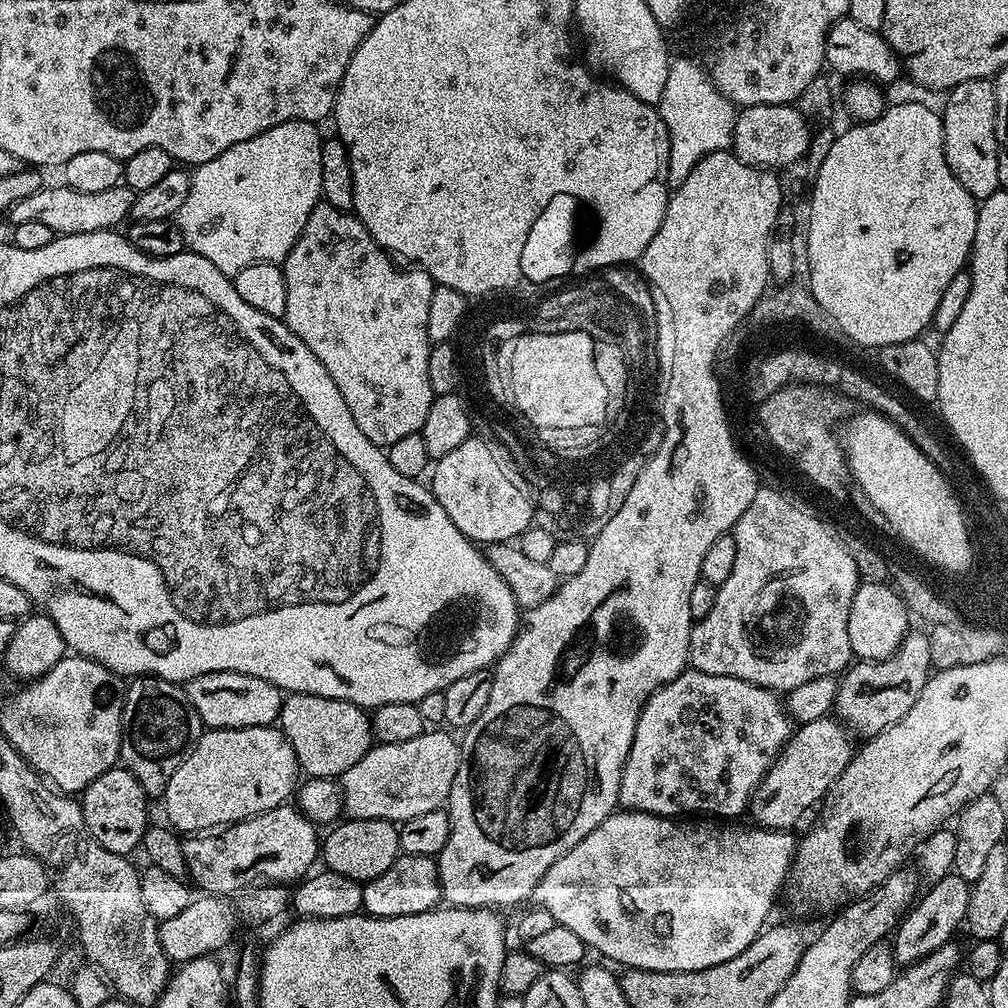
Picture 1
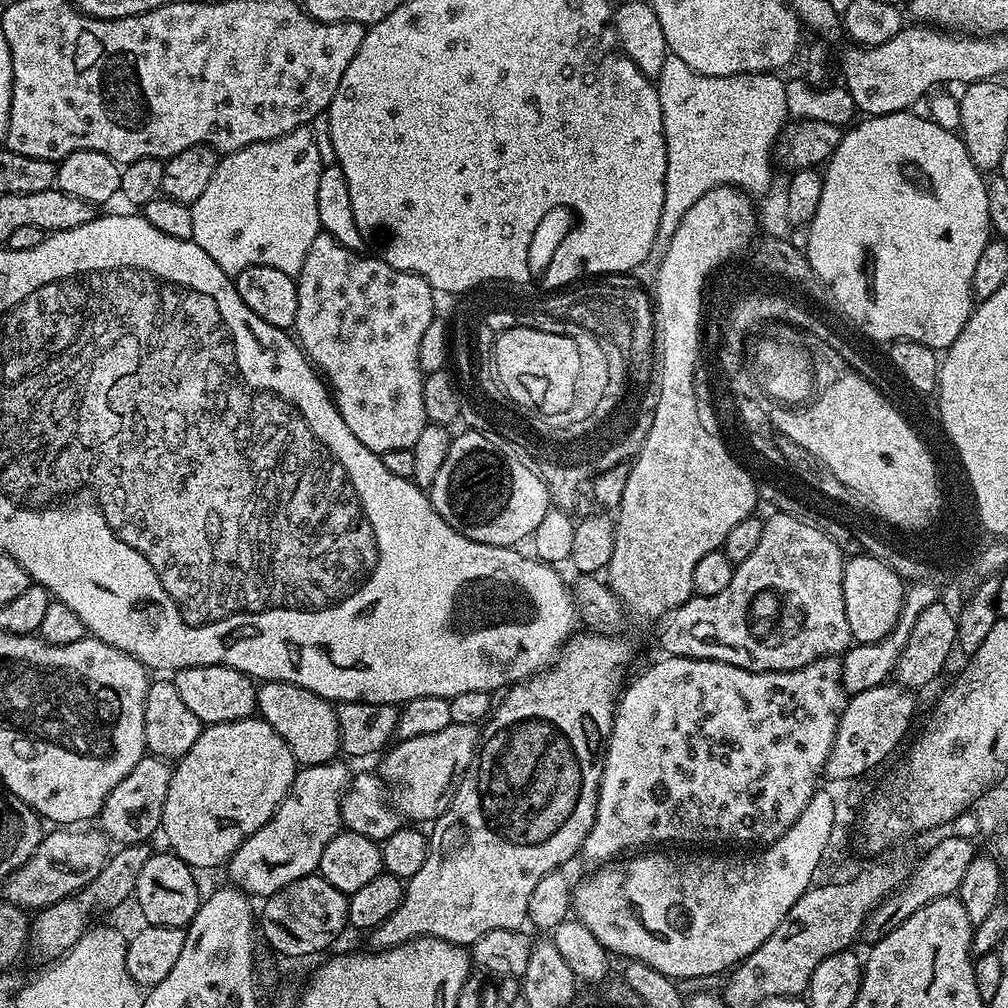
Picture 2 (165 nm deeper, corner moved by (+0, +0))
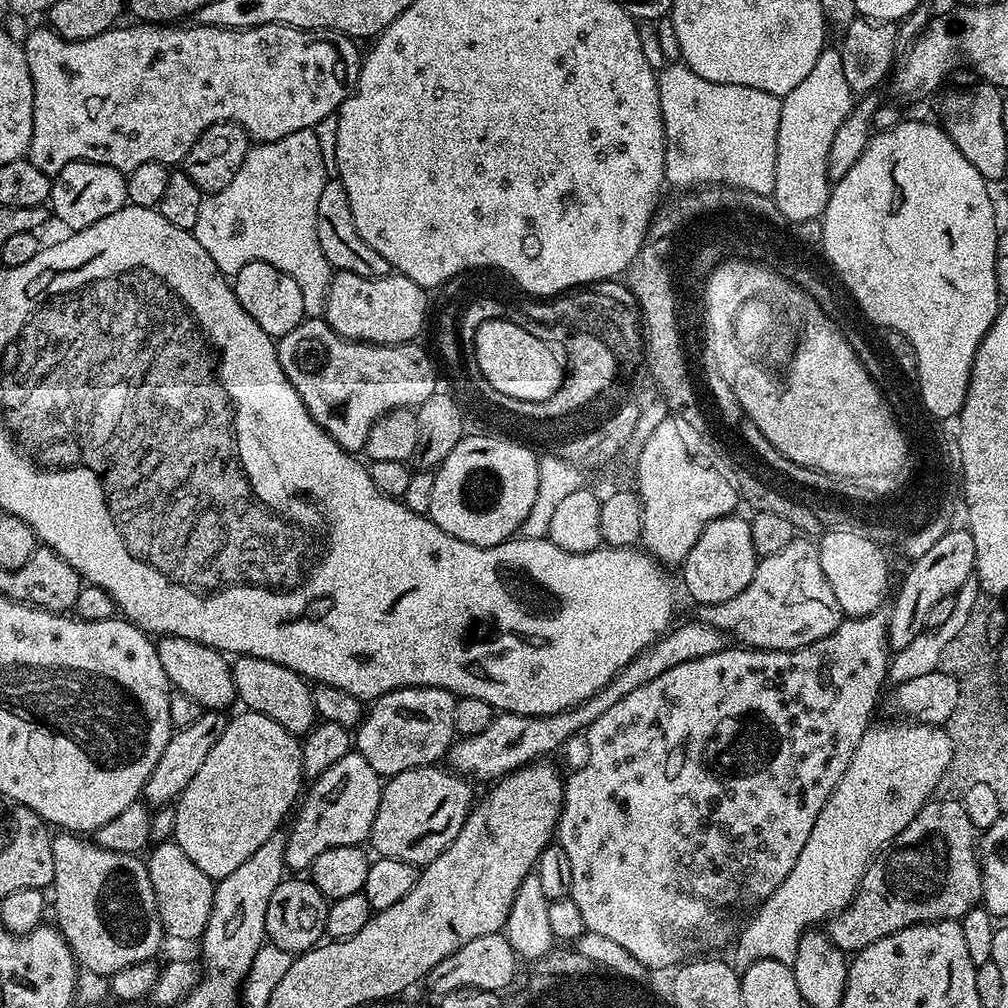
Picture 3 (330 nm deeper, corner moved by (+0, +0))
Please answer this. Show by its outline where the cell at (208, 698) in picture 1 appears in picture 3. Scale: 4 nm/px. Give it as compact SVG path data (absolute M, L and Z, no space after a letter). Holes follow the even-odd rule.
M162 636L155 641L158 662L166 670L166 678L173 689L200 704L204 710L228 710L236 700L236 687L232 677L232 665L225 653L205 644L199 644L177 636Z

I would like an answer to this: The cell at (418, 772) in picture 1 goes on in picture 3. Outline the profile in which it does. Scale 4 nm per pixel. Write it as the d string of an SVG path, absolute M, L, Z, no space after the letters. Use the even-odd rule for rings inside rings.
M698 618L693 620L694 622L684 624L680 629L677 627L669 631L656 643L651 644L639 656L634 657L605 688L598 690L598 694L594 694L577 708L549 716L523 716L513 712L493 715L490 726L486 726L482 734L457 739L449 748L446 760L451 771L465 778L477 776L480 780L495 782L500 777L507 776L509 772L523 768L525 764L547 757L544 756L547 752L562 747L571 736L576 736L579 732L581 735L595 720L602 718L602 714L606 714L606 710L610 710L614 702L622 702L626 694L638 690L638 686L646 686L646 682L658 678L658 674L666 674L666 670L674 666L682 666L682 662L694 662L694 658L706 658L710 654L718 654L722 649L729 647L729 637L721 628L705 624Z

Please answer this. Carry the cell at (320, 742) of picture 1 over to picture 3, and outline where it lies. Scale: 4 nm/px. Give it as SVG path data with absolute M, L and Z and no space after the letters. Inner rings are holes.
M237 655L231 661L232 677L236 687L236 700L247 711L266 714L266 718L274 718L278 726L282 726L292 736L303 738L316 727L318 717L314 710L314 698L309 681L299 676L294 670L282 666L278 662L270 662L266 658Z

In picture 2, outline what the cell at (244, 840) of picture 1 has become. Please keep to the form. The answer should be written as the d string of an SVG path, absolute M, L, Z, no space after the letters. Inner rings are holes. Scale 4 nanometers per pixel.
M339 759L329 764L304 766L297 771L286 798L276 807L276 813L254 834L234 850L226 871L233 885L249 897L267 898L278 890L298 882L298 878L313 875L319 869L322 850L342 830L340 803L348 790L350 771Z

